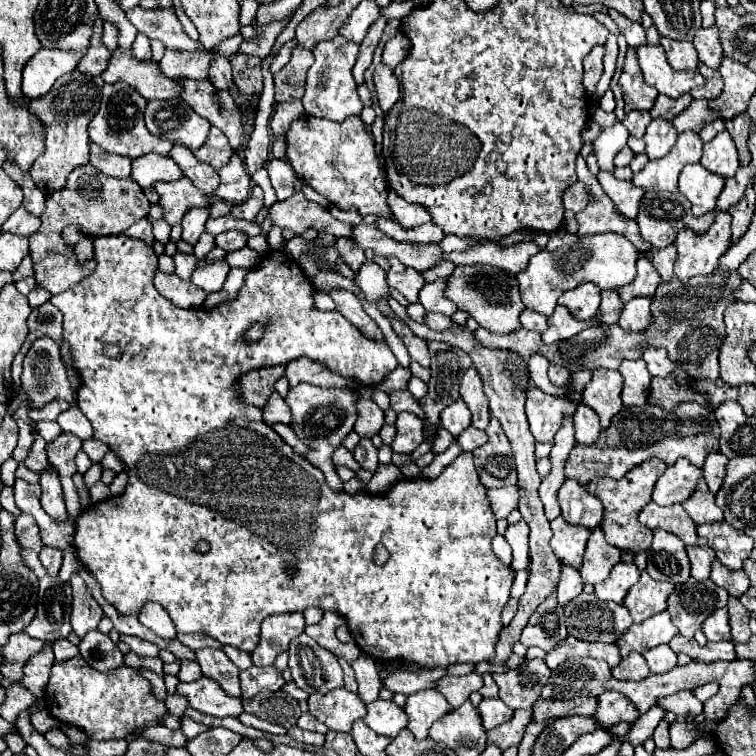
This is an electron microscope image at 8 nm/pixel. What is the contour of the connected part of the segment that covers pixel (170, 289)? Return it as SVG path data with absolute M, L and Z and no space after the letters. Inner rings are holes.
M156 272L154 286L160 294L164 294L164 298L168 298L178 308L198 308L206 298L204 290L196 288L192 282L180 280L176 274Z

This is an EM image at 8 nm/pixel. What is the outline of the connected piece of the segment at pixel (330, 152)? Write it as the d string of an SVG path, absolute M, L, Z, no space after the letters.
M302 114L290 124L286 134L286 158L292 164L298 178L312 186L320 196L328 198L334 206L348 210L356 208L362 216L376 214L388 220L396 220L388 208L388 180L386 162L376 154L376 142L372 130L360 116L352 116L344 122L332 122Z

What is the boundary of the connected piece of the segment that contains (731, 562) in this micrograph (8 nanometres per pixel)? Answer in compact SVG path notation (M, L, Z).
M728 522L698 526L698 536L708 540L708 546L716 552L716 558L728 566L728 570L740 570L754 546L748 534L732 528Z

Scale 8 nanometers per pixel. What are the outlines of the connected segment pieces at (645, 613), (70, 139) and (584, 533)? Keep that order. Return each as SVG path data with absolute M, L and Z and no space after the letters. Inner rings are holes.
M642 572L640 582L630 588L624 598L624 606L630 610L630 616L636 624L652 618L656 612L666 610L666 598L672 592L672 582L652 580L646 572Z
M72 70L56 84L52 90L36 100L30 100L28 112L38 116L38 120L44 124L46 136L44 136L44 154L32 164L32 180L36 186L50 196L52 192L60 192L60 188L66 186L66 180L70 172L78 166L84 166L90 162L90 140L88 140L88 124L90 118L100 108L100 94L102 94L104 80L100 76L84 76L78 70Z
M562 516L552 520L550 524L552 524L552 532L554 532L554 536L550 540L552 550L556 552L560 562L572 564L578 568L582 564L586 540L588 540L592 530L584 528L580 524L568 524Z

